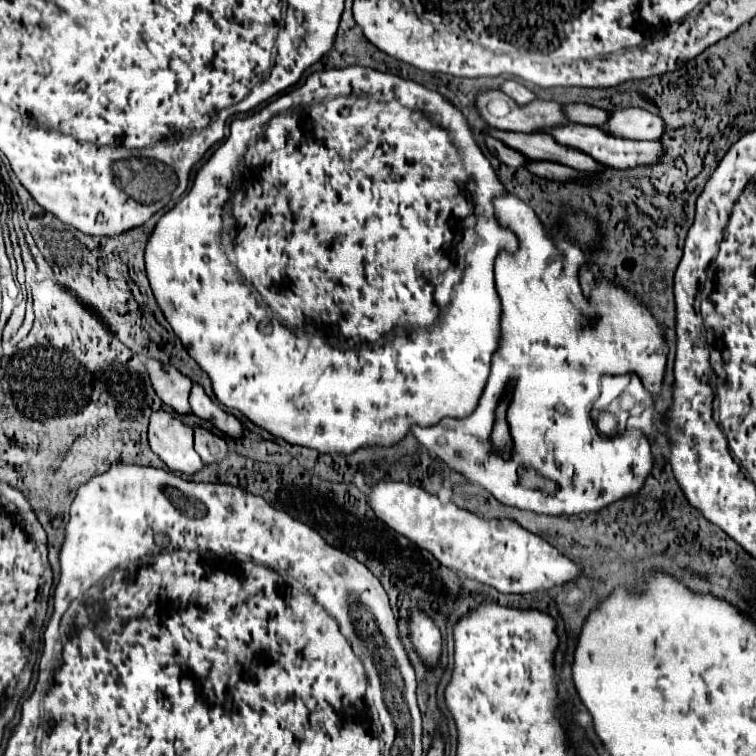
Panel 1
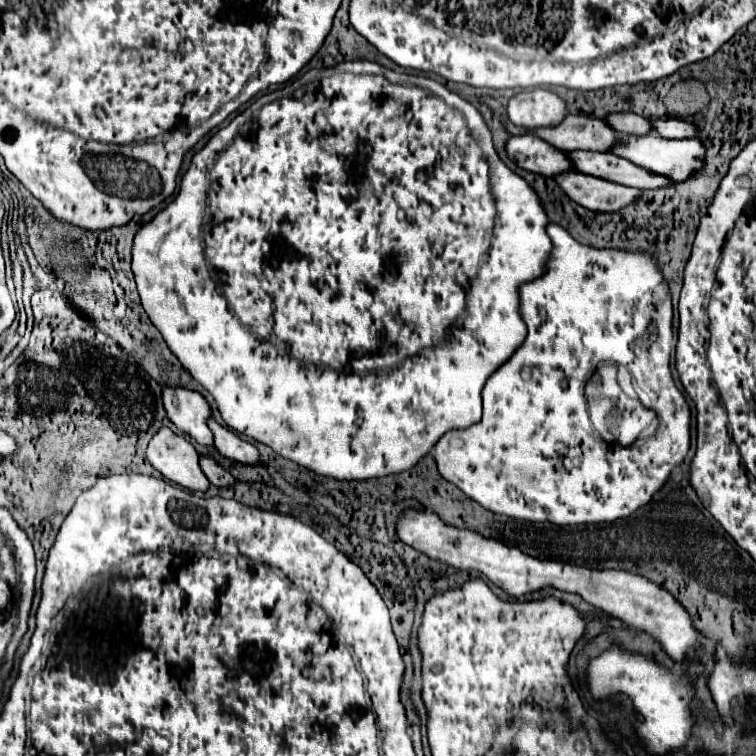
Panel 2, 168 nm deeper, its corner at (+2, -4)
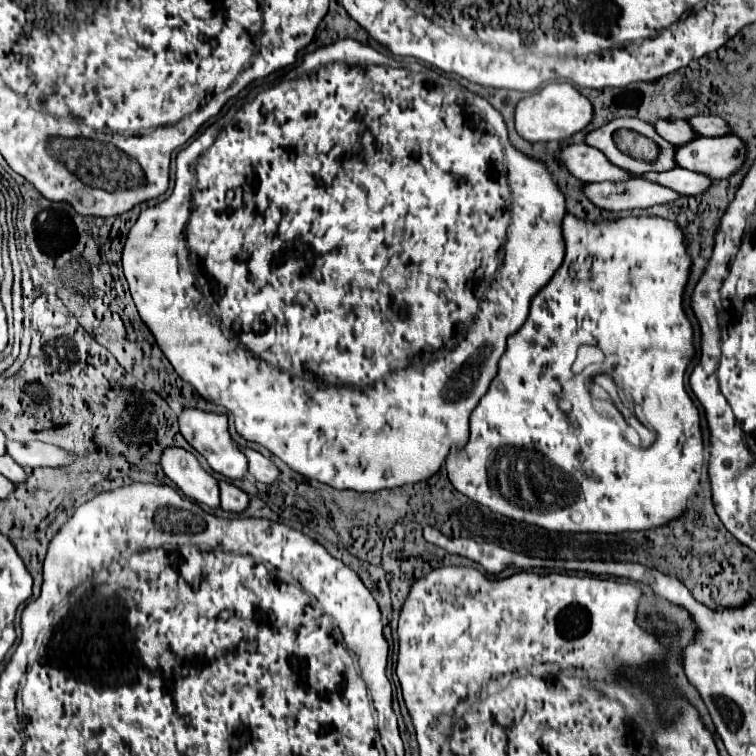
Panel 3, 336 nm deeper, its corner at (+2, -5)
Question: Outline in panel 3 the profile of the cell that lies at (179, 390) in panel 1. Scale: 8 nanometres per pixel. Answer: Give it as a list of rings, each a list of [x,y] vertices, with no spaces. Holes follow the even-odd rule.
[[[184,407],[182,413],[178,415],[178,425],[180,425],[180,433],[182,437],[202,455],[206,457],[208,465],[230,477],[230,479],[244,479],[246,477],[246,457],[238,451],[238,447],[232,443],[230,435],[228,435],[228,423],[226,423],[226,415],[222,413],[212,413],[212,411],[200,411],[196,407]]]

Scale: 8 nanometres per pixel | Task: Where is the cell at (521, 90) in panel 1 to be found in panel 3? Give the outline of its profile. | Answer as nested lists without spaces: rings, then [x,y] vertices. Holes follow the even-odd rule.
[[[548,83],[540,91],[524,97],[516,105],[516,131],[526,141],[564,141],[582,131],[592,121],[592,107],[570,83]]]

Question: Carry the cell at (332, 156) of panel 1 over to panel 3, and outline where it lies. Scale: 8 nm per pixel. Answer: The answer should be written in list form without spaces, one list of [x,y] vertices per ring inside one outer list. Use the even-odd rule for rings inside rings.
[[[348,39],[316,49],[306,54],[300,65],[281,76],[280,85],[258,93],[254,101],[238,109],[232,125],[222,131],[222,122],[207,128],[190,147],[180,151],[172,195],[140,213],[126,237],[122,253],[124,275],[136,309],[174,371],[206,401],[226,407],[234,415],[236,433],[240,437],[260,443],[308,479],[316,479],[334,489],[354,491],[380,491],[422,481],[444,465],[452,445],[462,447],[466,443],[470,413],[498,371],[498,361],[506,351],[508,335],[524,325],[532,295],[552,279],[564,261],[560,225],[566,215],[562,191],[558,191],[552,175],[540,161],[522,155],[510,145],[502,115],[486,99],[466,91],[458,81],[448,79],[434,69],[378,67],[378,57],[374,57],[372,51],[372,47]],[[198,155],[202,157],[198,159]],[[186,247],[190,255],[186,255]],[[490,255],[496,255],[498,261],[490,263]],[[190,265],[194,273],[190,271]],[[494,271],[498,271],[498,275],[494,275]],[[194,277],[198,279],[198,289],[202,293],[196,289]],[[220,319],[230,339],[222,333]],[[232,339],[238,339],[242,345],[234,349]],[[246,347],[250,347],[250,351]]]

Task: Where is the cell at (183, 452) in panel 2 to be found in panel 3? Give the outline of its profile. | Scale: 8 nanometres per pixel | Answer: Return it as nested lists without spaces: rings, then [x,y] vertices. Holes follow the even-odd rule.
[[[166,447],[160,457],[162,471],[178,485],[178,489],[192,501],[202,503],[210,509],[220,507],[218,481],[206,473],[198,459],[180,447]]]

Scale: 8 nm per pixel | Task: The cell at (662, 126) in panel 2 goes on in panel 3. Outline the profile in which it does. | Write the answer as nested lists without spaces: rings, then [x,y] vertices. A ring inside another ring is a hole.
[[[698,115],[698,117],[692,117],[688,121],[690,121],[690,129],[702,137],[720,137],[720,135],[728,133],[726,123],[722,123],[722,119],[712,117],[712,115],[710,117]]]

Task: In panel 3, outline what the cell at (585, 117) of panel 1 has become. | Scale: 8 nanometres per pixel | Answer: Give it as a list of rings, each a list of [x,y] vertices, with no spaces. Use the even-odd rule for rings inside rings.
[[[658,119],[658,121],[652,121],[652,127],[656,129],[656,133],[662,139],[666,139],[672,145],[686,143],[686,141],[696,137],[690,131],[690,125],[686,121],[682,121],[682,119]]]

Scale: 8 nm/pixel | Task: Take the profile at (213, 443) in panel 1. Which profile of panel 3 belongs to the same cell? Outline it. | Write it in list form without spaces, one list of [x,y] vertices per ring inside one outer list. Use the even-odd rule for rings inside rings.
[[[218,481],[218,487],[220,487],[220,507],[224,511],[240,513],[248,507],[248,495],[236,485],[230,485],[228,481]]]

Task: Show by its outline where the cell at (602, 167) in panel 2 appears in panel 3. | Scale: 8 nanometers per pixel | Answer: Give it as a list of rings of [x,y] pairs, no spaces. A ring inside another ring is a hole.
[[[670,169],[664,173],[644,173],[640,175],[642,179],[648,179],[650,183],[658,183],[662,187],[668,187],[672,191],[676,191],[678,195],[698,195],[702,191],[706,191],[706,187],[710,187],[712,179],[706,179],[706,175],[698,175],[694,171],[686,171],[686,169]]]

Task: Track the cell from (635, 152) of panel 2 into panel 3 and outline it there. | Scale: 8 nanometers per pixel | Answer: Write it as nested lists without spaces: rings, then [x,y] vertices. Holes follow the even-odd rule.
[[[734,135],[696,137],[684,145],[674,147],[674,163],[678,167],[702,173],[710,179],[732,175],[742,165],[742,143]]]

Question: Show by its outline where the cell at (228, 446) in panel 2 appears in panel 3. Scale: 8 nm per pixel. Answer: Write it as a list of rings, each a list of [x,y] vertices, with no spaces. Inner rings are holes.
[[[240,447],[240,451],[248,459],[248,475],[252,479],[262,481],[262,483],[274,483],[278,479],[278,469],[270,459],[266,459],[264,455],[260,455],[258,451],[250,447]]]

